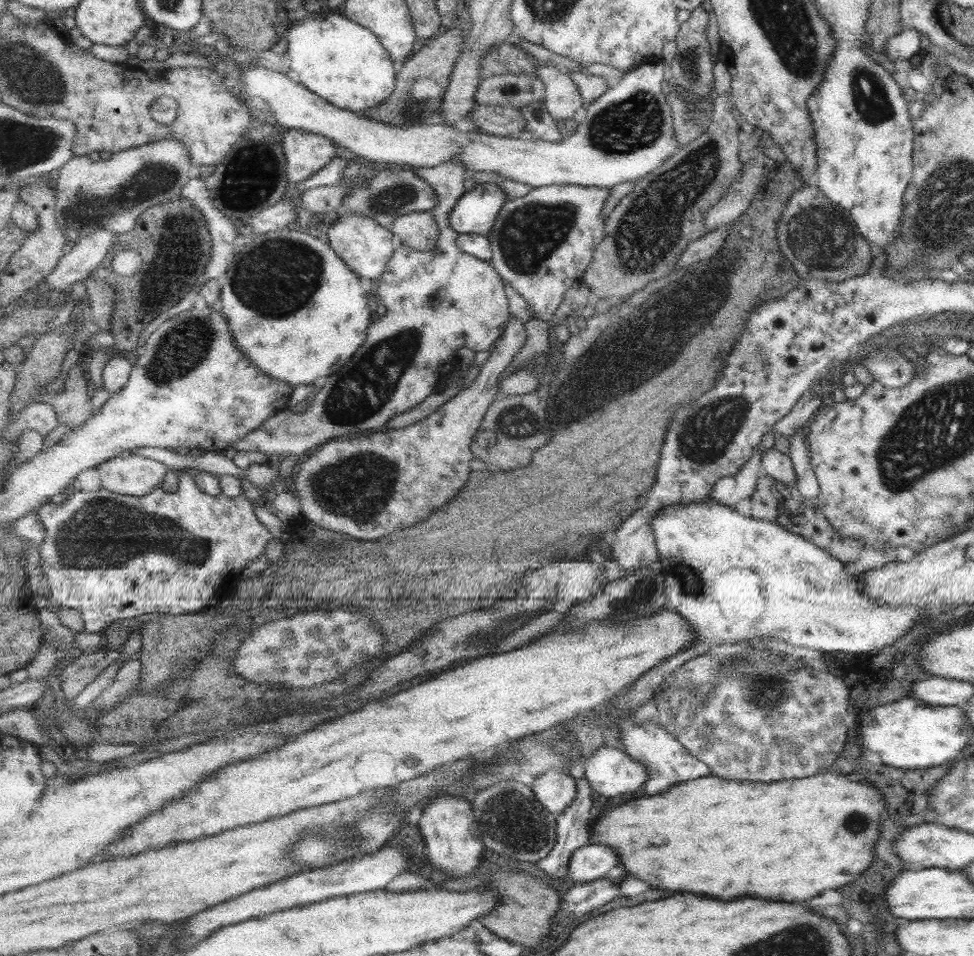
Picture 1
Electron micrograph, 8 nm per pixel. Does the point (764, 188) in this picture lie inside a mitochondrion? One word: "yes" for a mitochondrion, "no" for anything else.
no

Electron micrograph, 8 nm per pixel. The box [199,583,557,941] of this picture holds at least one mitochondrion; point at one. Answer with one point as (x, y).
(512, 821)

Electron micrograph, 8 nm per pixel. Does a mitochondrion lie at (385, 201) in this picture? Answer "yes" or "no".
yes

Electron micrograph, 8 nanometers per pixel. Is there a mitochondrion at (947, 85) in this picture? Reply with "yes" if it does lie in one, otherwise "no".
no

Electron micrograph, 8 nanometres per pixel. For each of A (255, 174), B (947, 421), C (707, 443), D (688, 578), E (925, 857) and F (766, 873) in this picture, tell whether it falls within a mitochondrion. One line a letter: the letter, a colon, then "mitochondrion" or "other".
A: mitochondrion
B: mitochondrion
C: mitochondrion
D: mitochondrion
E: other
F: other

